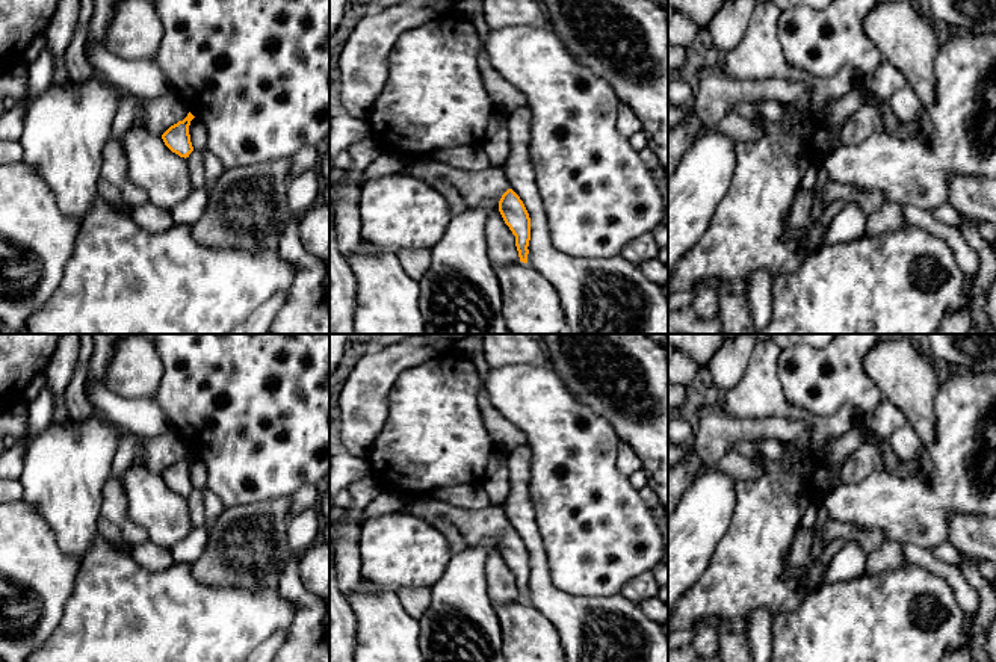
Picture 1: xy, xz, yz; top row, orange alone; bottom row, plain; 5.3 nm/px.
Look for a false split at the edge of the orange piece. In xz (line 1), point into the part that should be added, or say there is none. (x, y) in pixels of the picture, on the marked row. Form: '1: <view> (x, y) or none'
1: xz (475, 186)

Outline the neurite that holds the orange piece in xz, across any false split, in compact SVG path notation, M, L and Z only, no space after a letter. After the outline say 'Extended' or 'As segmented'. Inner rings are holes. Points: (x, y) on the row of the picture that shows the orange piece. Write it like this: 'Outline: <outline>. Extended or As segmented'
Outline: M417 162L407 163L404 174L428 183L434 180L449 181L462 196L467 207L479 206L484 200L496 200L505 224L515 236L520 261L527 263L530 218L500 166L491 166L484 171L462 171L438 162Z. Extended

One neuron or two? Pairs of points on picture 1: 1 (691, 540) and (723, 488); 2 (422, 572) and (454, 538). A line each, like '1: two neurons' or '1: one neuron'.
1: one neuron
2: two neurons

